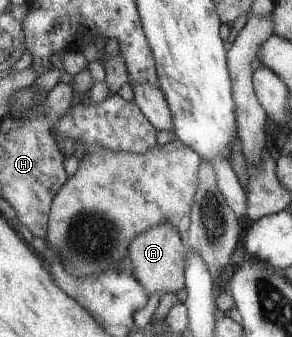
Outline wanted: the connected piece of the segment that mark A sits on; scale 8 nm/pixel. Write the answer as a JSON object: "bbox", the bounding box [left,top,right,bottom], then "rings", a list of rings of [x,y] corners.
{"bbox":[128,224,188,297],"rings":[[[159,224],[134,238],[129,249],[128,262],[136,280],[150,295],[157,293],[161,297],[165,293],[175,293],[182,296],[186,287],[186,265],[188,247],[184,237],[171,224]]]}

